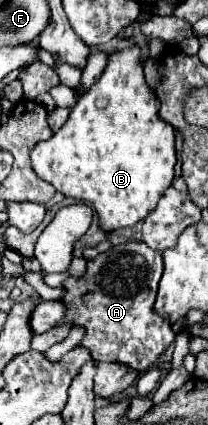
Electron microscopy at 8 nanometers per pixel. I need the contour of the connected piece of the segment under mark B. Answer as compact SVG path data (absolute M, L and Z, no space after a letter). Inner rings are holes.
M136 45L114 53L100 81L78 99L78 105L70 111L66 125L52 135L50 141L42 141L30 153L34 173L46 183L54 185L56 191L72 197L76 201L90 201L98 213L100 229L110 233L122 227L132 227L142 221L160 201L164 191L172 185L176 149L174 149L174 129L168 121L158 115L160 101L154 91L144 81L142 57Z

